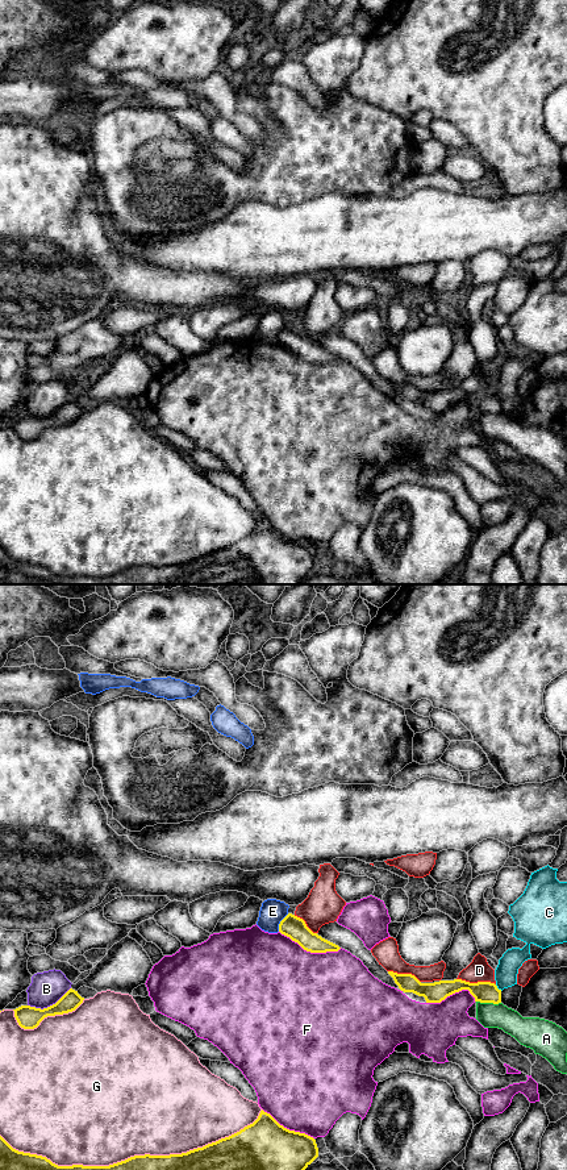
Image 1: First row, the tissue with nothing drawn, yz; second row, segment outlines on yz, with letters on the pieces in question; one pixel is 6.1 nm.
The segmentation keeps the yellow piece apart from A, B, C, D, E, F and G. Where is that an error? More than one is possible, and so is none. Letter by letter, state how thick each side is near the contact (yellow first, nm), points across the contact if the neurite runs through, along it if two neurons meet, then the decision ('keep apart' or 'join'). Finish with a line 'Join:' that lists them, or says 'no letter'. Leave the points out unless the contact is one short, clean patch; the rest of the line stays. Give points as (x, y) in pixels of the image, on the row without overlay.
A: calibres 130 and 150 nm; keep apart
B: calibres 140 and 200 nm; keep apart
C: calibres 130 and 140 nm; border yz (495, 395), (501, 400); keep apart
D: calibres 130 and 140 nm; keep apart
E: calibres 140 and 150 nm; border yz (288, 324), (280, 332), (278, 341); keep apart
F: calibres 140 and 500 nm; keep apart
G: calibres 220 and 500 nm; keep apart
Join: no letter

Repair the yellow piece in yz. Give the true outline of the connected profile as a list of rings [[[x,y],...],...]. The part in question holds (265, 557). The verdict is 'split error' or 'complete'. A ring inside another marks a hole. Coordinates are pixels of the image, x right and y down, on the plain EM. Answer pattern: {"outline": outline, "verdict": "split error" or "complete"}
{"outline": [[[263,520],[253,534],[203,558],[182,565],[134,566],[109,576],[58,576],[46,567],[13,559],[0,546],[0,584],[301,584],[317,567],[313,547],[284,538]]], "verdict": "complete"}

